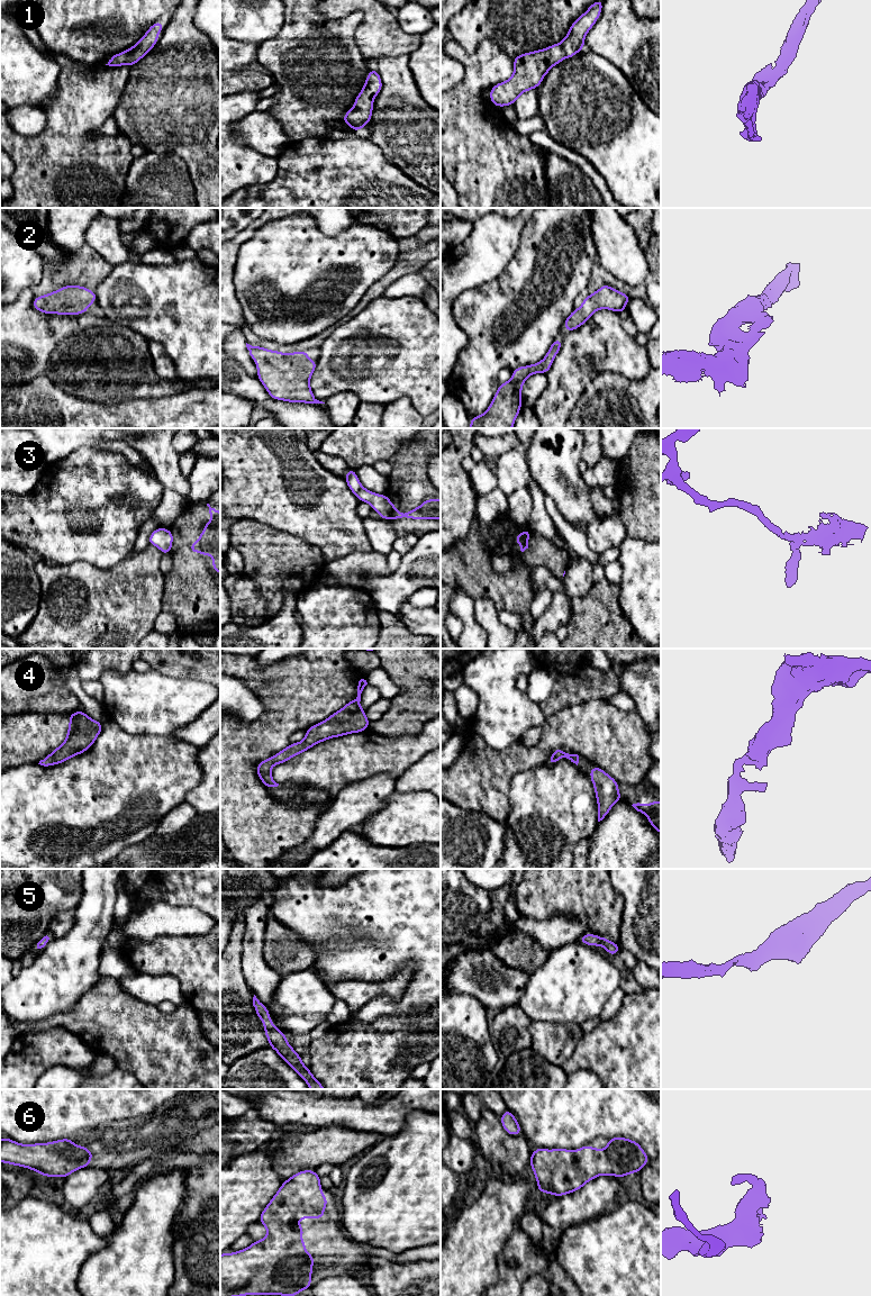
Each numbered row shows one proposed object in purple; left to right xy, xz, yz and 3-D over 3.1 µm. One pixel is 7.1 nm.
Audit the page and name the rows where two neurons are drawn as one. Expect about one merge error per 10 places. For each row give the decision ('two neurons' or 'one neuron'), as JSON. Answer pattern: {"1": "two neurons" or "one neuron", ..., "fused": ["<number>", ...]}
{"1": "one neuron", "2": "one neuron", "3": "two neurons", "4": "one neuron", "5": "one neuron", "6": "one neuron", "fused": ["3"]}

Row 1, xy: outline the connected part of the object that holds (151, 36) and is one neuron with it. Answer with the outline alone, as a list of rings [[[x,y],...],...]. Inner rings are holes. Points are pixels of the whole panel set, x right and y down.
[[[163,21],[154,22],[145,35],[130,48],[110,57],[106,65],[121,66],[136,64],[143,58],[157,43],[157,35],[164,28]]]

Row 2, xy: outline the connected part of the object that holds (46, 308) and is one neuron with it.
[[[75,284],[65,286],[56,291],[34,298],[34,309],[44,314],[80,315],[97,300],[94,291]]]

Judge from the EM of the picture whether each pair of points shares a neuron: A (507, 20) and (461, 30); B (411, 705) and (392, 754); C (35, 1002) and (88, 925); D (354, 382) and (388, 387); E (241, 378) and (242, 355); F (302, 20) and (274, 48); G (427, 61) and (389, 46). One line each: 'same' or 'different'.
A: same
B: different
C: same
D: same
E: different
F: same
G: different

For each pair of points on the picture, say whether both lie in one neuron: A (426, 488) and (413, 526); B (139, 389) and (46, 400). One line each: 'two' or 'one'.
A: one
B: two

